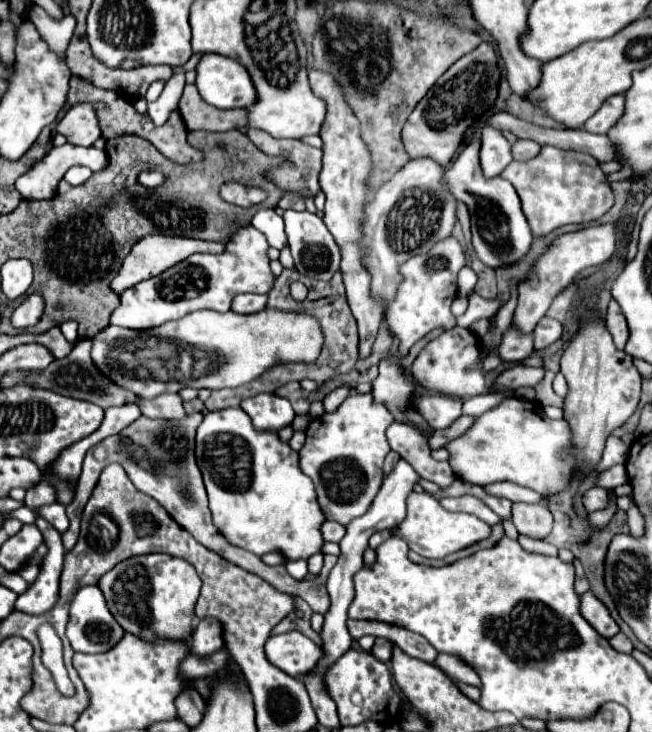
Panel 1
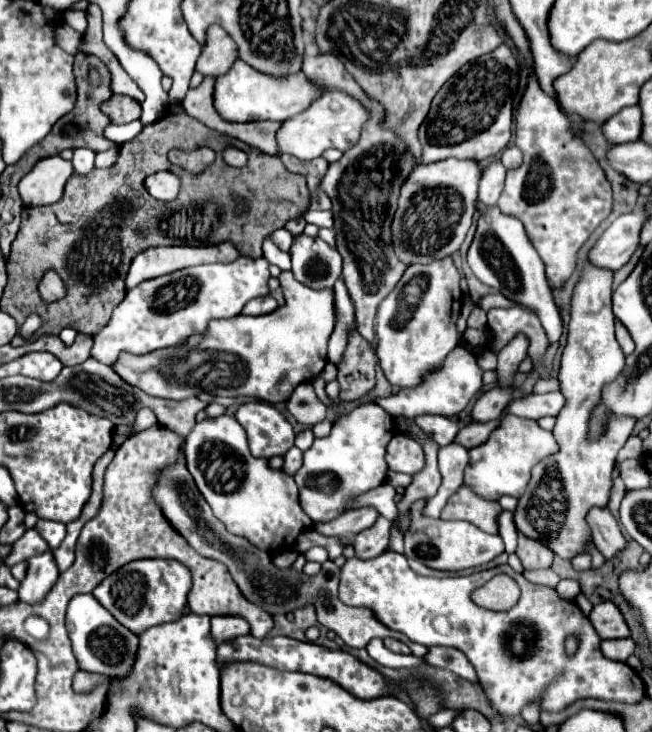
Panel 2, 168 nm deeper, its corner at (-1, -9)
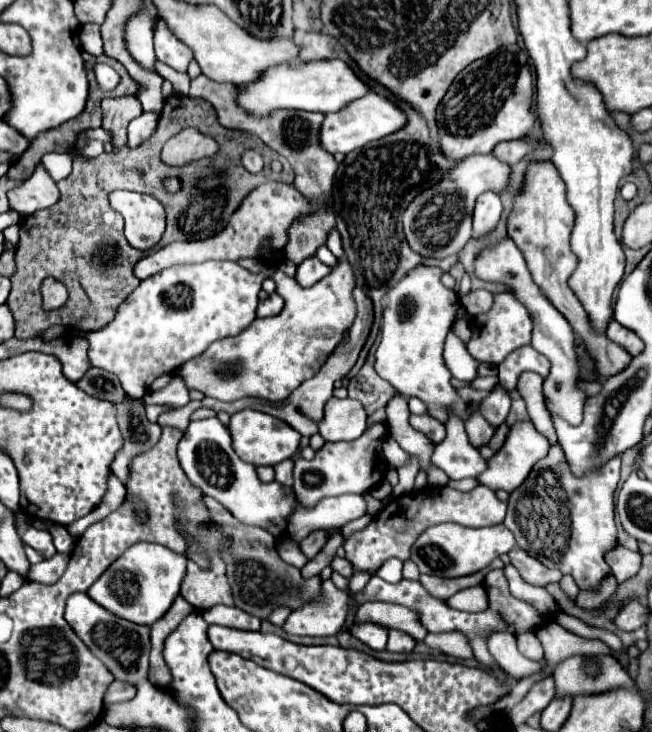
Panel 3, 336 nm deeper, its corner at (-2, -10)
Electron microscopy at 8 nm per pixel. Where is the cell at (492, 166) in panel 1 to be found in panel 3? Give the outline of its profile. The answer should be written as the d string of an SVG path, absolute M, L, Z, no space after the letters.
M484 192L478 196L476 200L476 208L474 208L474 232L472 238L482 238L486 234L490 234L500 220L502 214L502 202L500 196L494 192Z

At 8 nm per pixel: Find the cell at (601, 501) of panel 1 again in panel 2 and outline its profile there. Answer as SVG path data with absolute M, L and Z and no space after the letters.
M593 507L587 513L587 525L591 529L591 539L605 559L615 557L625 549L625 537L607 507Z

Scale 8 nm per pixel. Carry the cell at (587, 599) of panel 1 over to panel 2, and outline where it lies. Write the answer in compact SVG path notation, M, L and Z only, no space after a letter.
M611 601L595 605L593 611L589 613L589 621L601 639L625 639L625 637L629 637L629 627L627 627L621 611Z

